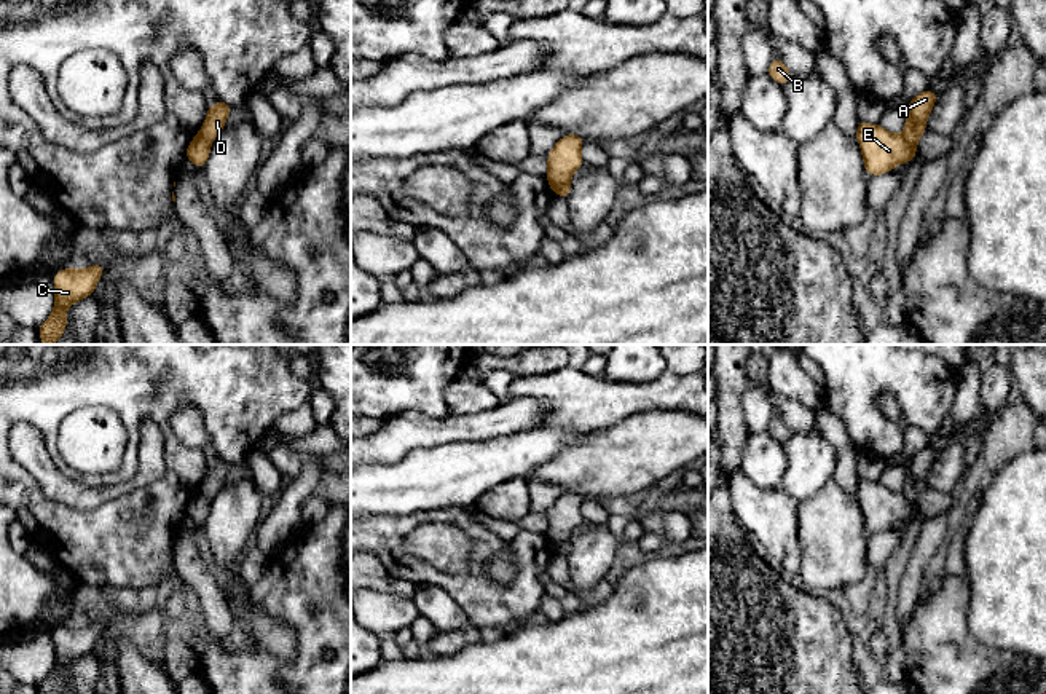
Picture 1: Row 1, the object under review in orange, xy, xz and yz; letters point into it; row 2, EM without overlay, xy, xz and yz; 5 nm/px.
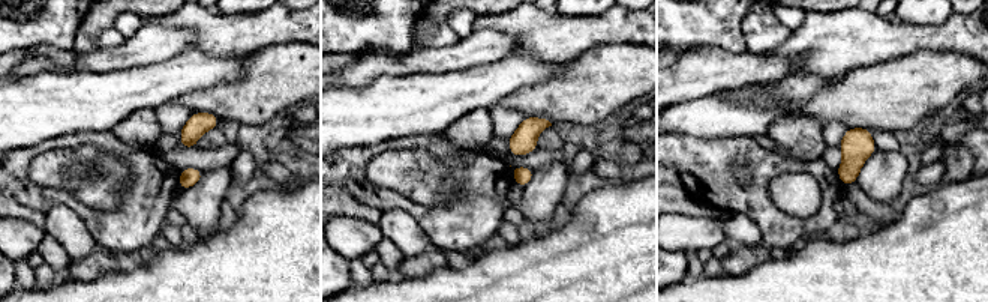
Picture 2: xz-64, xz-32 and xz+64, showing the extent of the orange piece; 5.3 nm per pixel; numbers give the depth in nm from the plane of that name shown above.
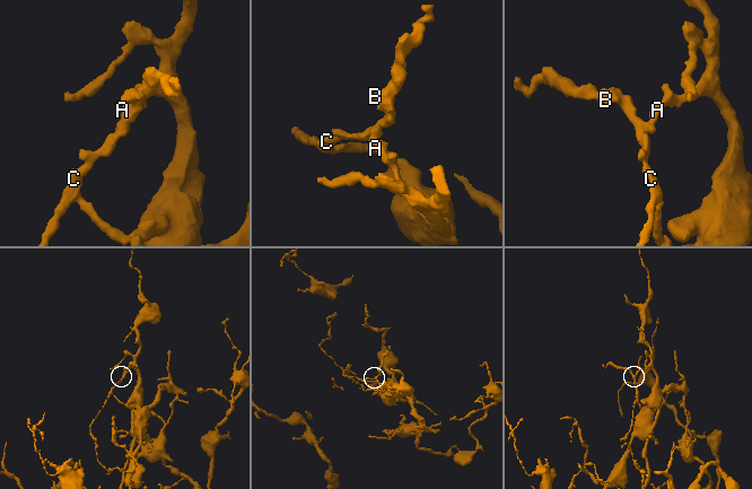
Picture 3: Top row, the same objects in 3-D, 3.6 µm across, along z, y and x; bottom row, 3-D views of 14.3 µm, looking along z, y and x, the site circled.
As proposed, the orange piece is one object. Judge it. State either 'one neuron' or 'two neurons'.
two neurons

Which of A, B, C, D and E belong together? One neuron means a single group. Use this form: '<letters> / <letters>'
A D / B C E

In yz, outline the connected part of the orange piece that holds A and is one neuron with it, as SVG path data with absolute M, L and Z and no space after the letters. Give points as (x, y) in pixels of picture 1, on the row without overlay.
M928 444L923 450L915 453L906 464L907 477L902 488L902 495L910 501L918 499L926 488L926 475L938 458L936 450Z

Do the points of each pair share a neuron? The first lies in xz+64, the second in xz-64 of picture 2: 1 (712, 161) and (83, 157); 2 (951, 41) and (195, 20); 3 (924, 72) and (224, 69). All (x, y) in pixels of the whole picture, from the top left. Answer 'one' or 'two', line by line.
1: two
2: one
3: two

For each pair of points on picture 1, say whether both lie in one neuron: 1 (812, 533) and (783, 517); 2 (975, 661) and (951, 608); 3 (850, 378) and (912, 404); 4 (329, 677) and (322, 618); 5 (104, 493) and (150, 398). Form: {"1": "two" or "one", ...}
{"1": "two", "2": "one", "3": "one", "4": "one", "5": "two"}

